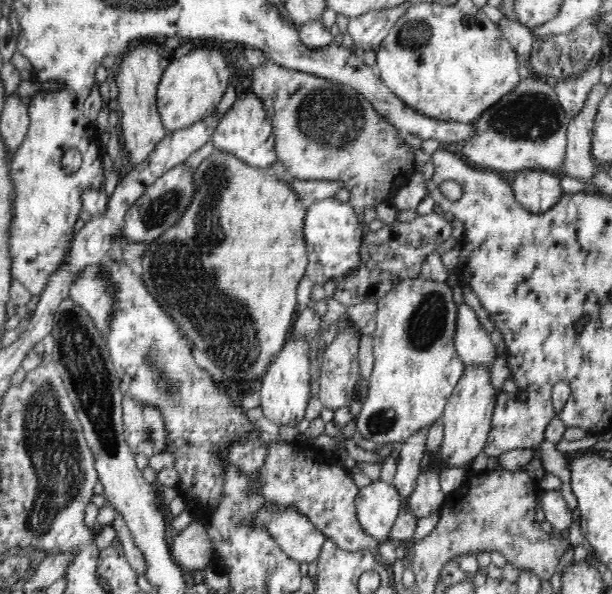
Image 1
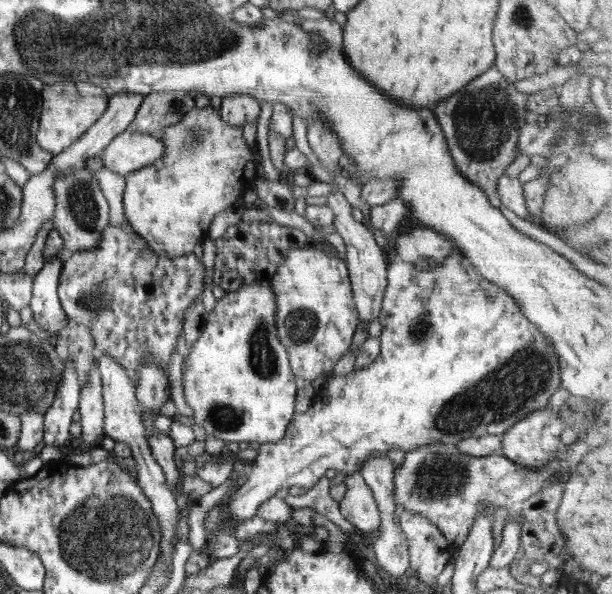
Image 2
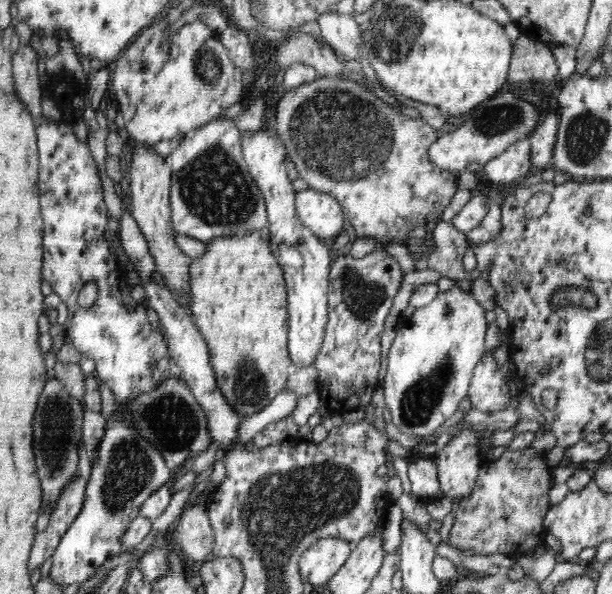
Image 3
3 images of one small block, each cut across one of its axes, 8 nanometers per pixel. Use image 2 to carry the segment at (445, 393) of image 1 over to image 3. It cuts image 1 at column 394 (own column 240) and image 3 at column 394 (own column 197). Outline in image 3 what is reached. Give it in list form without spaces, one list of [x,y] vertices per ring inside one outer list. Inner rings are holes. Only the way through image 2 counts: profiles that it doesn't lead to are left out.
[[[454,286],[438,293],[430,304],[416,308],[409,317],[400,316],[397,336],[388,352],[387,372],[380,387],[384,390],[384,404],[390,409],[392,422],[400,432],[430,440],[436,428],[458,410],[458,404],[467,396],[476,364],[488,350],[486,312],[470,291]]]

